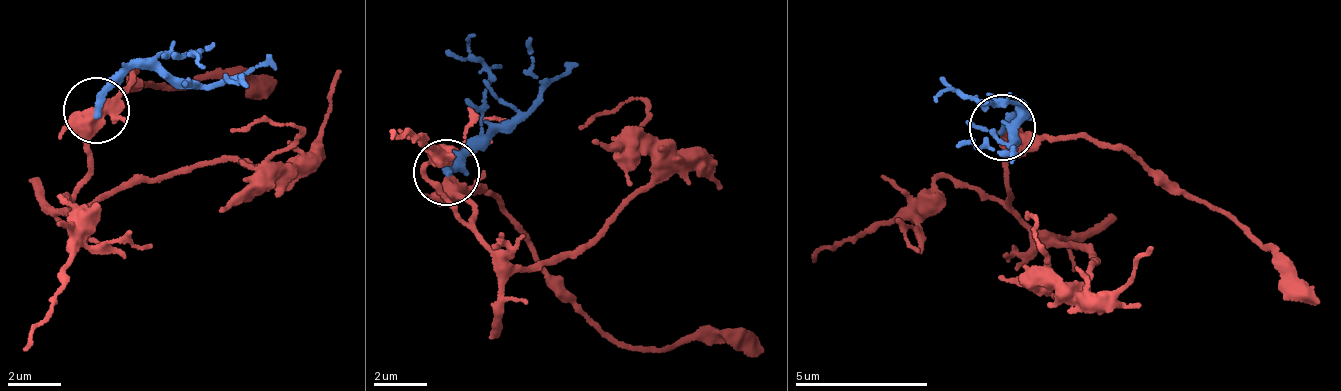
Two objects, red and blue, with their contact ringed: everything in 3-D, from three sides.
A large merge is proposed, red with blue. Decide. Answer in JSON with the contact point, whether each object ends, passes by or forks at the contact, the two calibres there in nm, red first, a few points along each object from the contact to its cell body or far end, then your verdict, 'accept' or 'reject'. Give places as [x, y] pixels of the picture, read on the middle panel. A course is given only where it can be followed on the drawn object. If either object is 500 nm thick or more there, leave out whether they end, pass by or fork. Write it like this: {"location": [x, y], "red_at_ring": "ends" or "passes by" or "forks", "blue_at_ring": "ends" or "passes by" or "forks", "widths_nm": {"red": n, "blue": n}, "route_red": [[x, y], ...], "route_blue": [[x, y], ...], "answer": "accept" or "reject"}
{"location": [446, 172], "red_at_ring": "passes by", "blue_at_ring": "ends", "widths_nm": {"red": 420, "blue": 260}, "route_red": [[447, 176], [472, 204], [475, 230], [516, 265], [588, 250], [651, 174], [645, 145], [643, 101], [580, 128]], "route_blue": [[447, 170], [486, 147], [527, 114], [540, 88], [528, 36]], "answer": "reject"}

